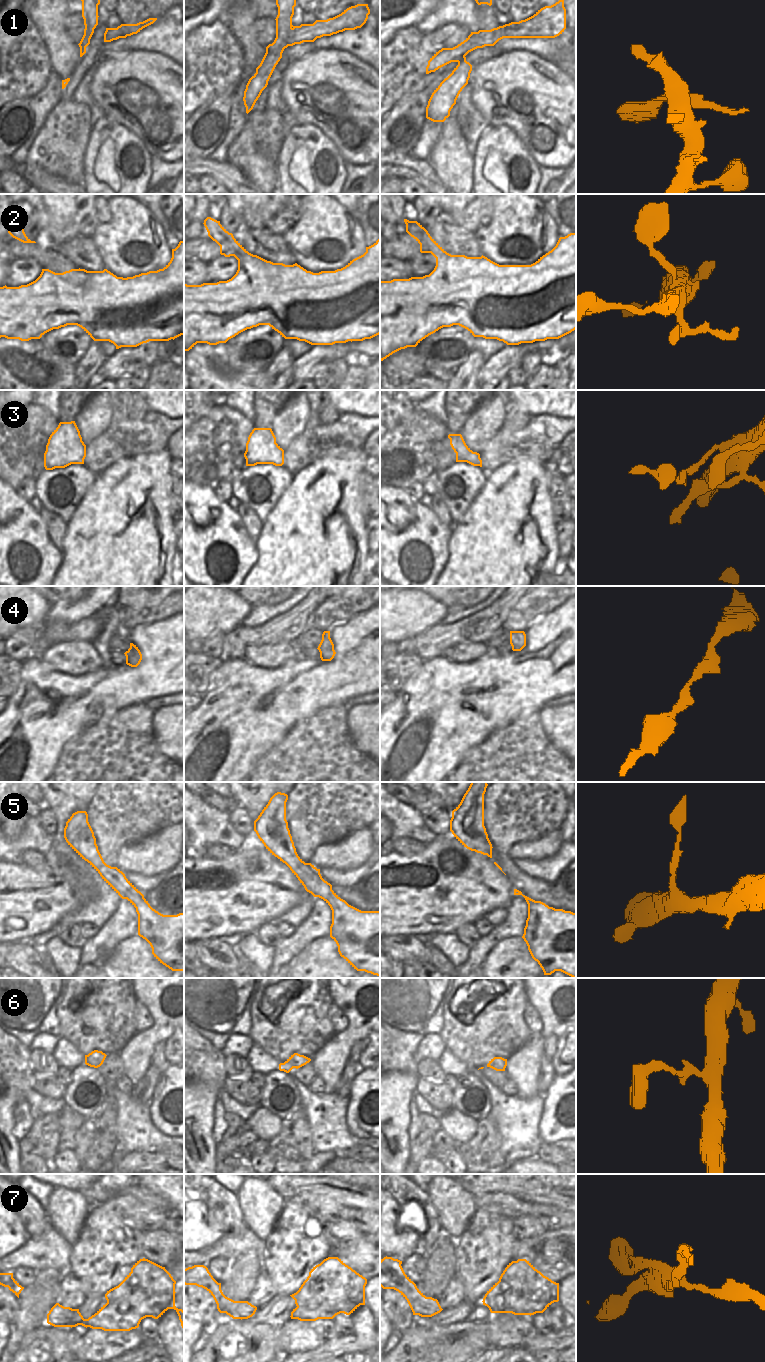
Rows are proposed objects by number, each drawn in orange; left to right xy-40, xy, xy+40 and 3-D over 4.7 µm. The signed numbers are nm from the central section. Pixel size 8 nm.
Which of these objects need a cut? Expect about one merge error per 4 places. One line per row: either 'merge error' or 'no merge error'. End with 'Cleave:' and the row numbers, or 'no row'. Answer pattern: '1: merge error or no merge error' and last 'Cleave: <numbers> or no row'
1: merge error
2: no merge error
3: merge error
4: no merge error
5: no merge error
6: no merge error
7: merge error
Cleave: 1, 3, 7

